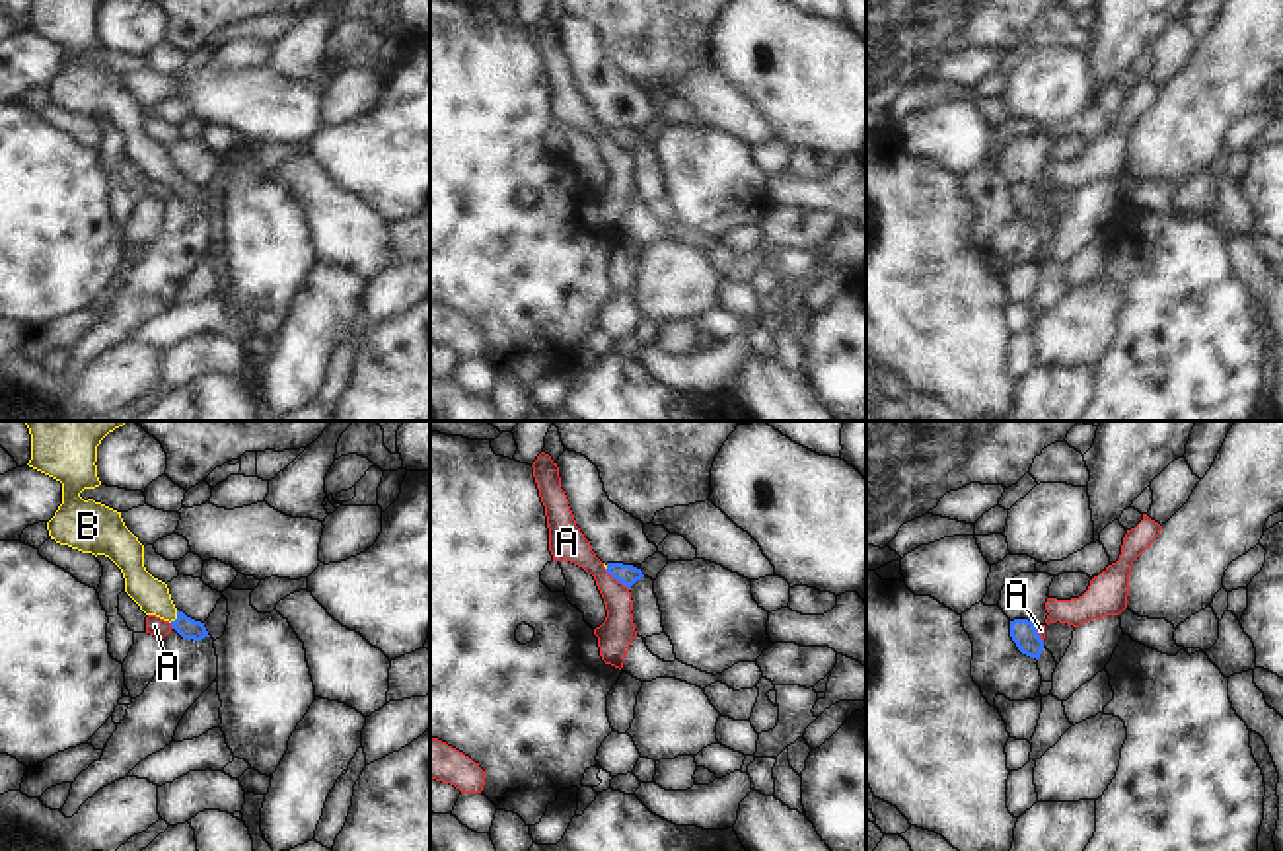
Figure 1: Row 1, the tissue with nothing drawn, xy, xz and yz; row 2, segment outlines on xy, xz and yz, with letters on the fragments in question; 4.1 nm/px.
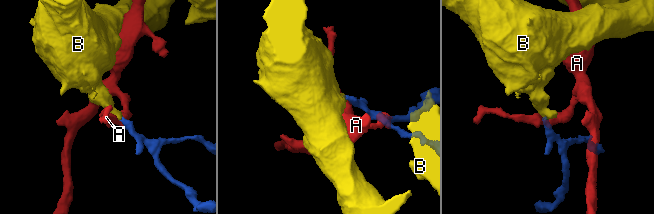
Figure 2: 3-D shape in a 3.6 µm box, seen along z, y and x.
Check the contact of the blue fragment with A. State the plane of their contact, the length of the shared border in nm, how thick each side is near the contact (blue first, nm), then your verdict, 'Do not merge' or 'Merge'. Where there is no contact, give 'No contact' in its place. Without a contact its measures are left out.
Touches blue in xz. Shared border 130 nm. Thickness 90 nm (blue) against 140 nm. Do not merge.

